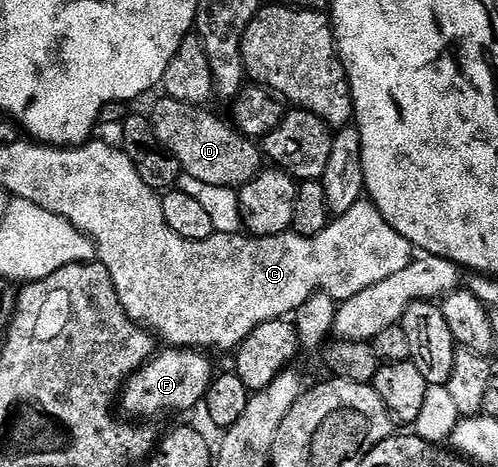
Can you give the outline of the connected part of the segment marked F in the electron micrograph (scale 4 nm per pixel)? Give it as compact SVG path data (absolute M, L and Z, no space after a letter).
M163 348L124 382L121 391L121 410L128 419L151 420L170 410L191 410L202 403L211 387L211 362L202 350L190 348Z

